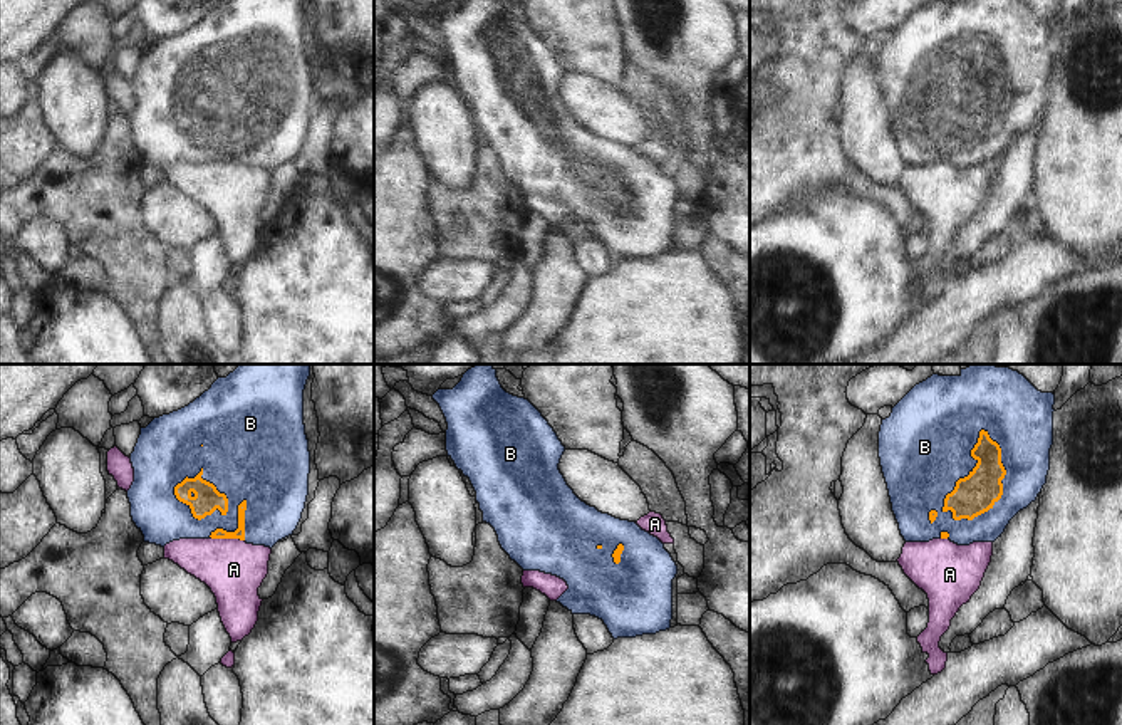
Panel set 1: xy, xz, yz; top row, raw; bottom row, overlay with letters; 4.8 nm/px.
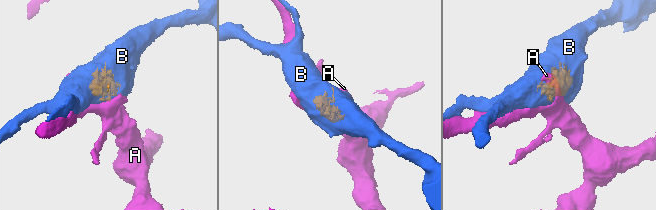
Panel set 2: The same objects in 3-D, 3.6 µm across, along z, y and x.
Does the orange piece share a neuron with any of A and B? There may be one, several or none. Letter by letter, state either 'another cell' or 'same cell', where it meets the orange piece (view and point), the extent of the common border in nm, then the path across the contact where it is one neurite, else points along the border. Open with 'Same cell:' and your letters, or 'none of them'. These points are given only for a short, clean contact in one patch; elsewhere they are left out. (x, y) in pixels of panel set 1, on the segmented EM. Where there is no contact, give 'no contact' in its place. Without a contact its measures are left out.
Same cell: B
A: another cell; meets orange in xy at (227, 537); contact 170 nm long
B: same cell; meets orange in yz at (965, 477); contact 460 nm long

